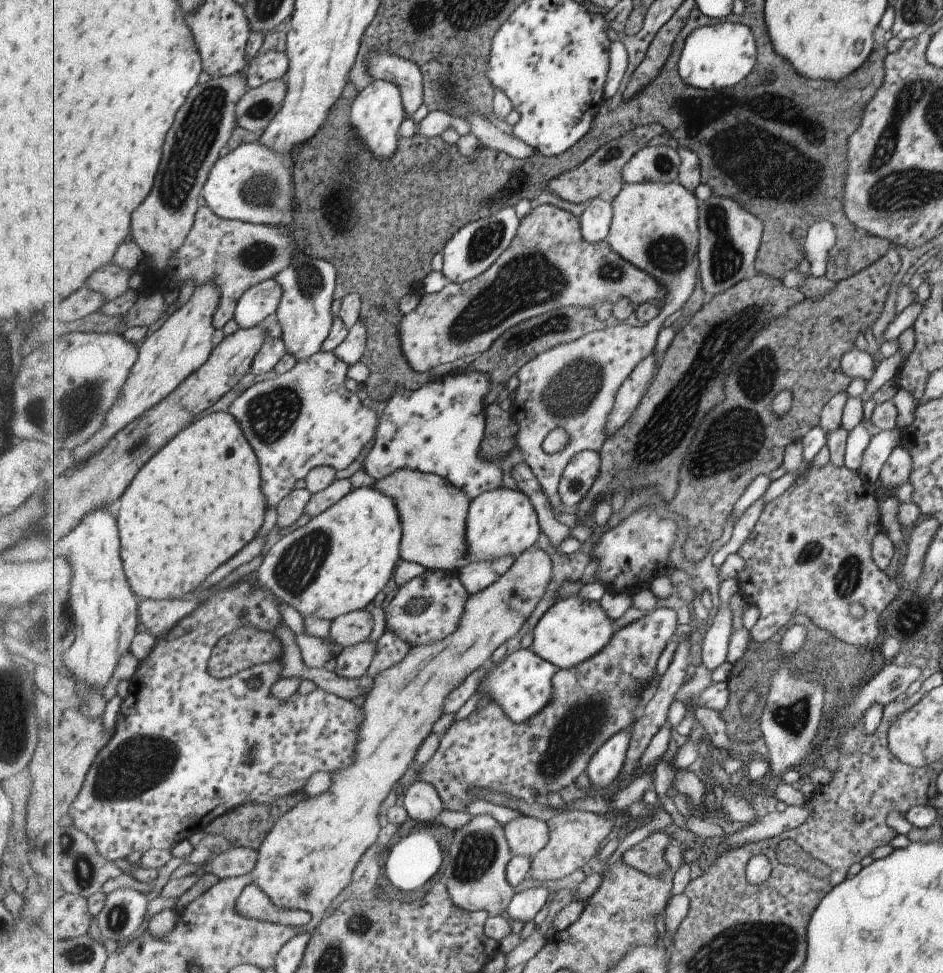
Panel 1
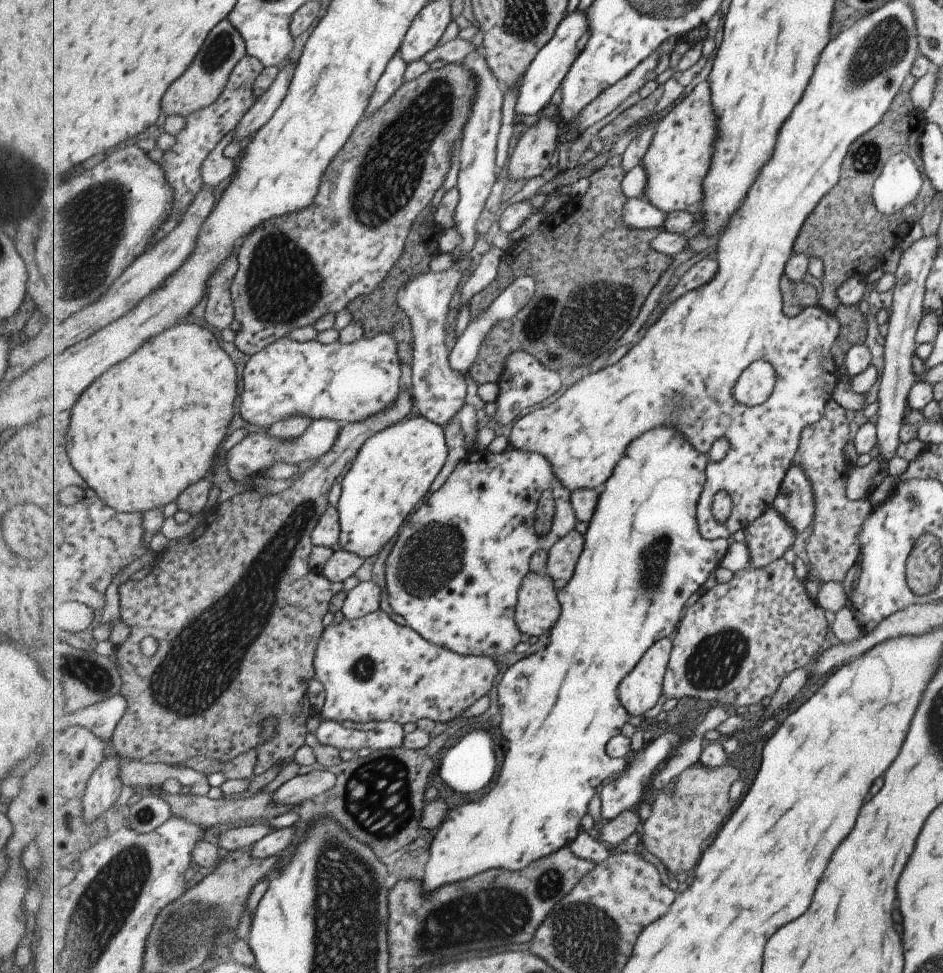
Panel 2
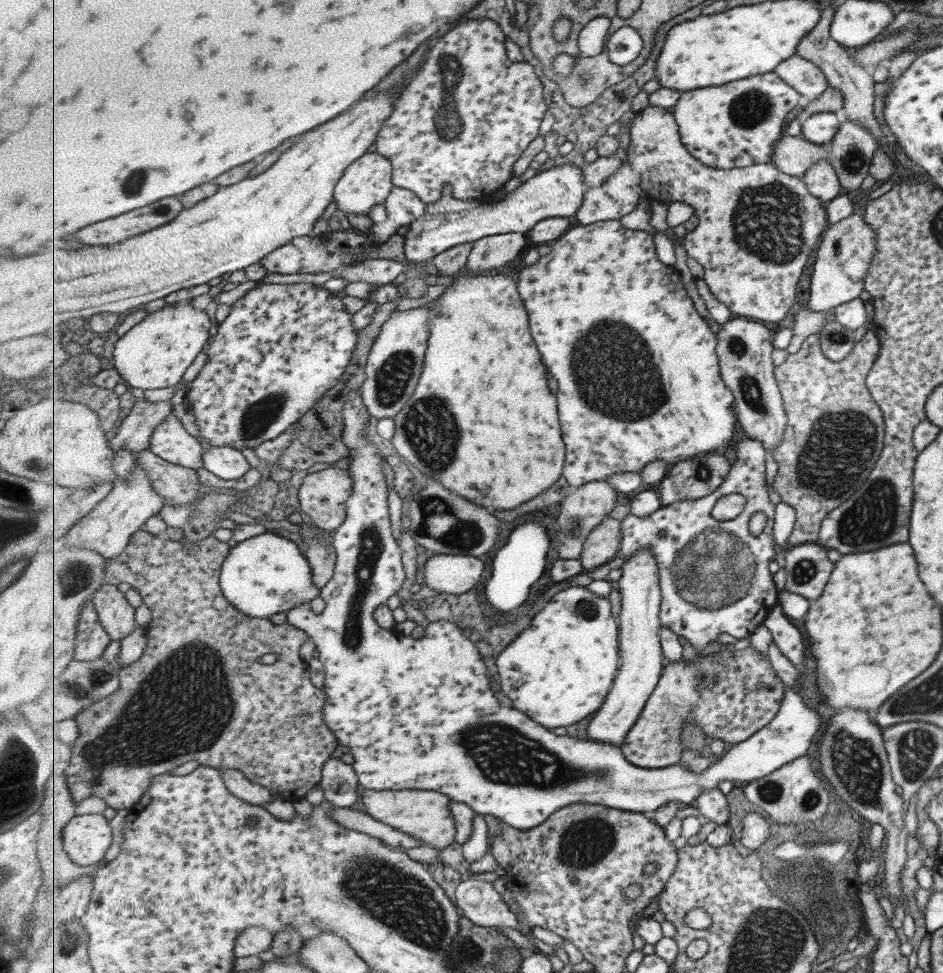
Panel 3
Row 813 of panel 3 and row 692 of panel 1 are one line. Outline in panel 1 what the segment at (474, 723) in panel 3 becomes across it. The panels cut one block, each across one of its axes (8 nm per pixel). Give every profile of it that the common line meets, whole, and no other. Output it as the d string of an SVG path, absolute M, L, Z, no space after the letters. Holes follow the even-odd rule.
M531 648L519 649L497 663L487 664L489 668L476 694L488 696L514 723L527 723L547 709L554 700L554 676L558 669L539 657Z

